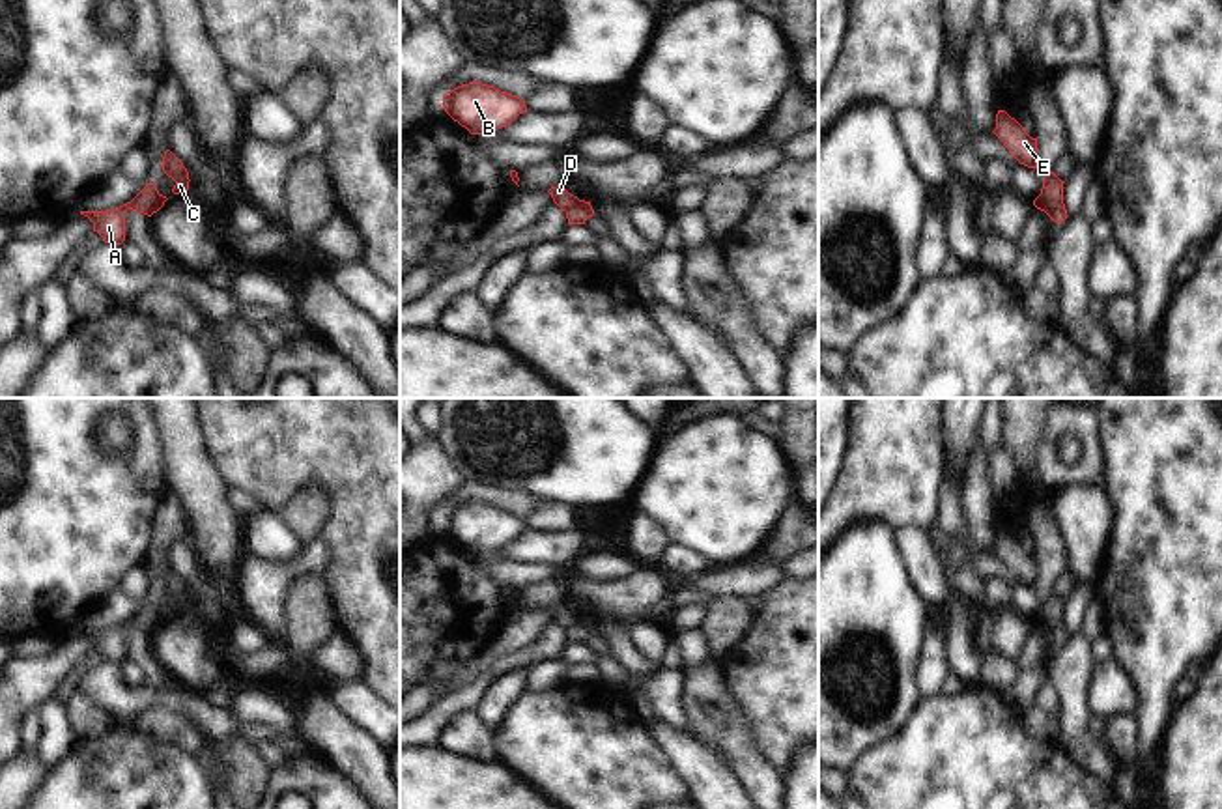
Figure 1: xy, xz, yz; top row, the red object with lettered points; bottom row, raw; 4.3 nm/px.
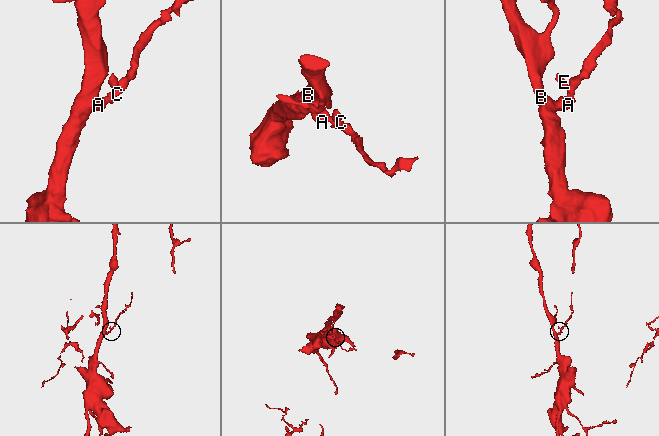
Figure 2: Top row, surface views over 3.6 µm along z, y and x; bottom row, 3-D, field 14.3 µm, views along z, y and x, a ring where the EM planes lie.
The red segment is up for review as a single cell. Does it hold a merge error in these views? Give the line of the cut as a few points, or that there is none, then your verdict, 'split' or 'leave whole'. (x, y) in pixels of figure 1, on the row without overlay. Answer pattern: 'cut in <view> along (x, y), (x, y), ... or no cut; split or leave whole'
cut in xz along (580, 619), (567, 630); split

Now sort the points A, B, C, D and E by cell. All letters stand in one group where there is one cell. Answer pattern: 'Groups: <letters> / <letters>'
Groups: A B D / C E

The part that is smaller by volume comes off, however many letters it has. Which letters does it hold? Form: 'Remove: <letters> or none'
Remove: C, E

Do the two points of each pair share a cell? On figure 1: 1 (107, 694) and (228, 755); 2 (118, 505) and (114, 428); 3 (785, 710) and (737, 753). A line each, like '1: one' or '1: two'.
1: two
2: two
3: two

